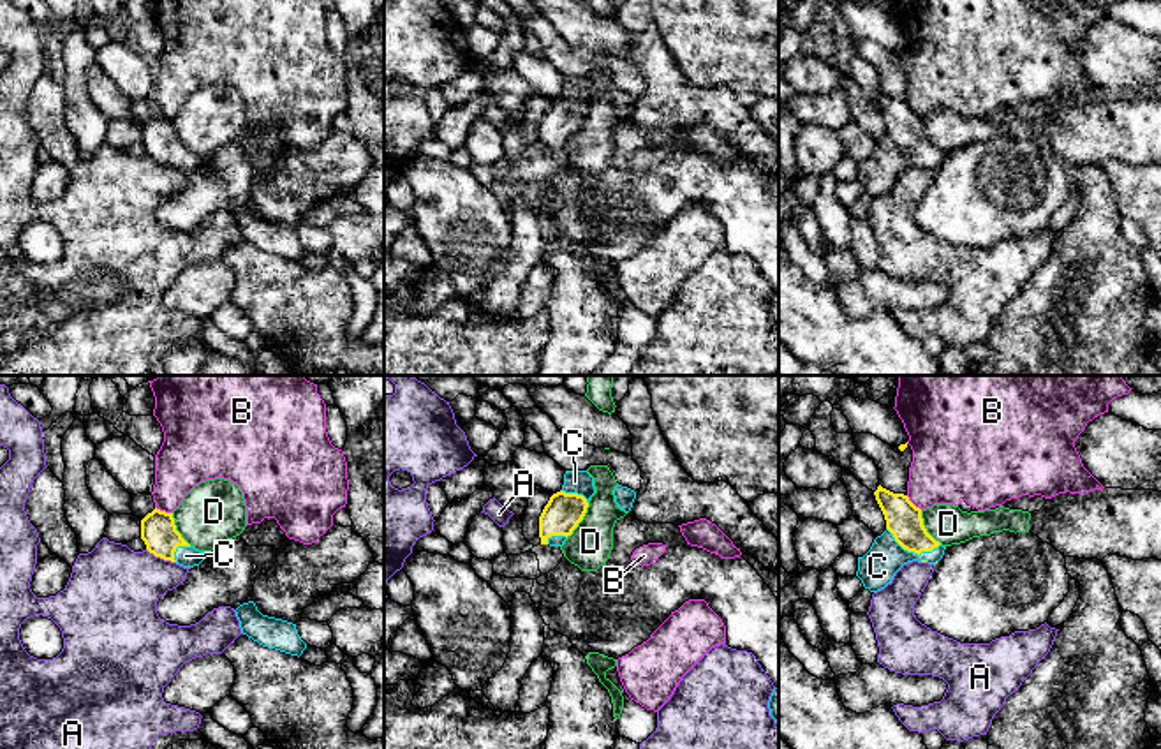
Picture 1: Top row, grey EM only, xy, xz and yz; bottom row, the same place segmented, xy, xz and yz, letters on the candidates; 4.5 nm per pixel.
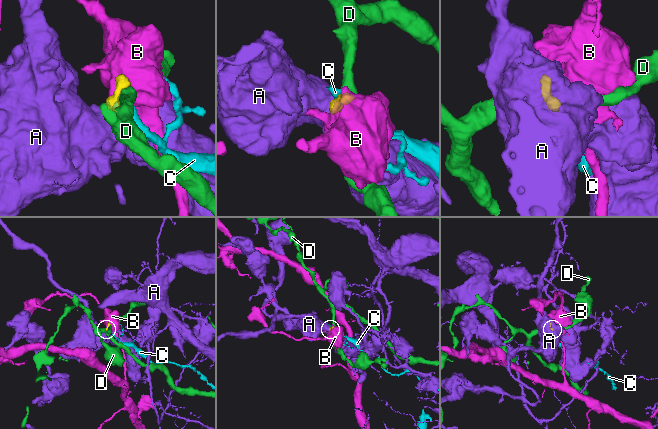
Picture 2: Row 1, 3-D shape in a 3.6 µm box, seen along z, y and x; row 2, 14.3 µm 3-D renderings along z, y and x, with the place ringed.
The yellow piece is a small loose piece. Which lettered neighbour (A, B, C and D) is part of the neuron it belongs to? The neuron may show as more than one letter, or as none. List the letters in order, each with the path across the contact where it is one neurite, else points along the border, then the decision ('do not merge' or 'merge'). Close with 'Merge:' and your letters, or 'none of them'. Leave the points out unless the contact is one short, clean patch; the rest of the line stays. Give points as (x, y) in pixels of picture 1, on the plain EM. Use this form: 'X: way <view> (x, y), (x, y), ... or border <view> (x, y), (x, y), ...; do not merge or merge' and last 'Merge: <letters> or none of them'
A: border xy (147, 154), (175, 168); do not merge
B: border xy (155, 111), (171, 118); do not merge
C: way yz (904, 126), (904, 138), (911, 155), (894, 155), (878, 171); merge
D: do not merge
Merge: C

